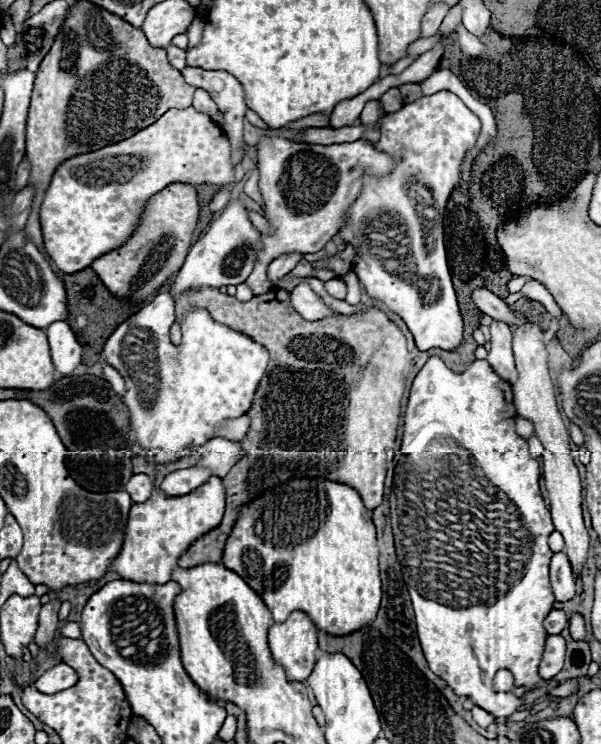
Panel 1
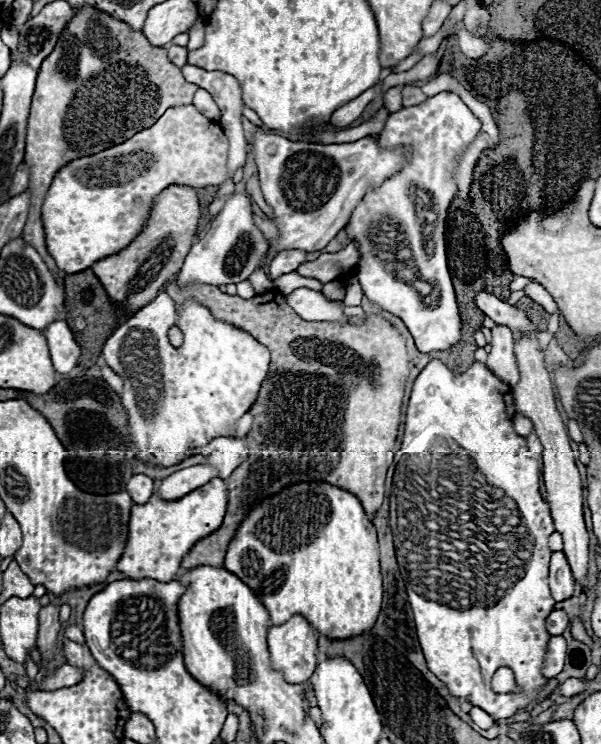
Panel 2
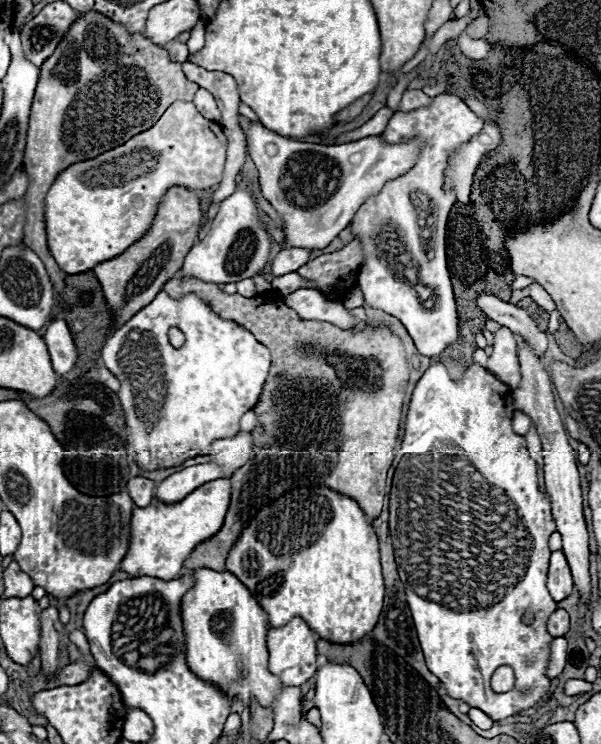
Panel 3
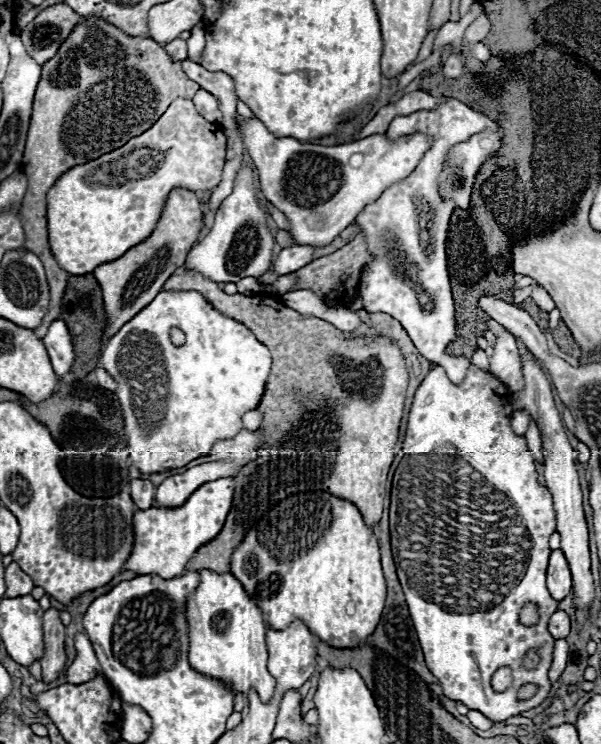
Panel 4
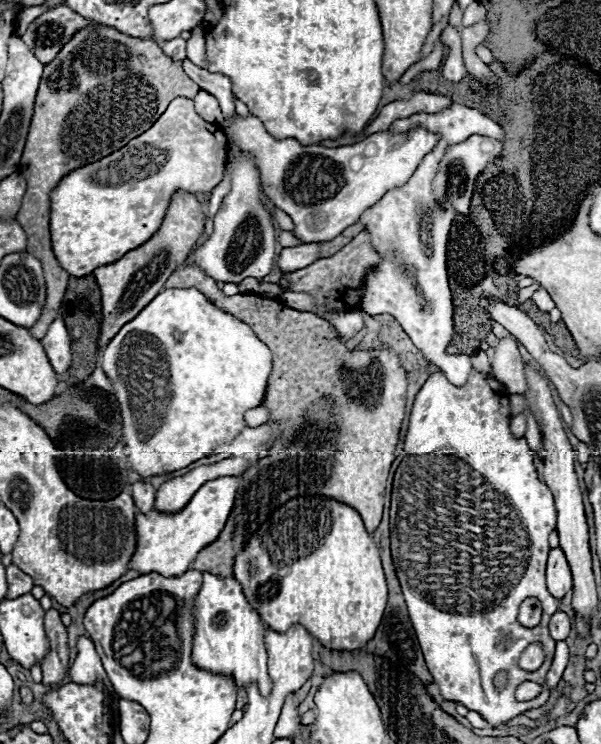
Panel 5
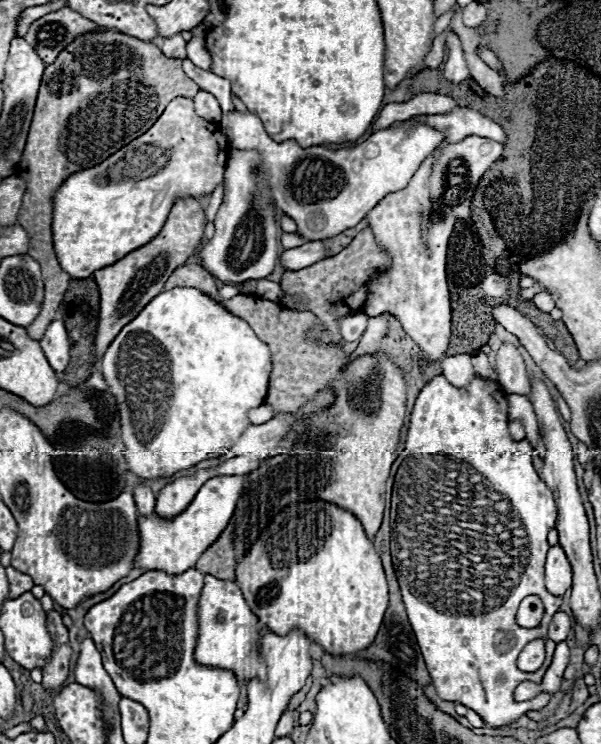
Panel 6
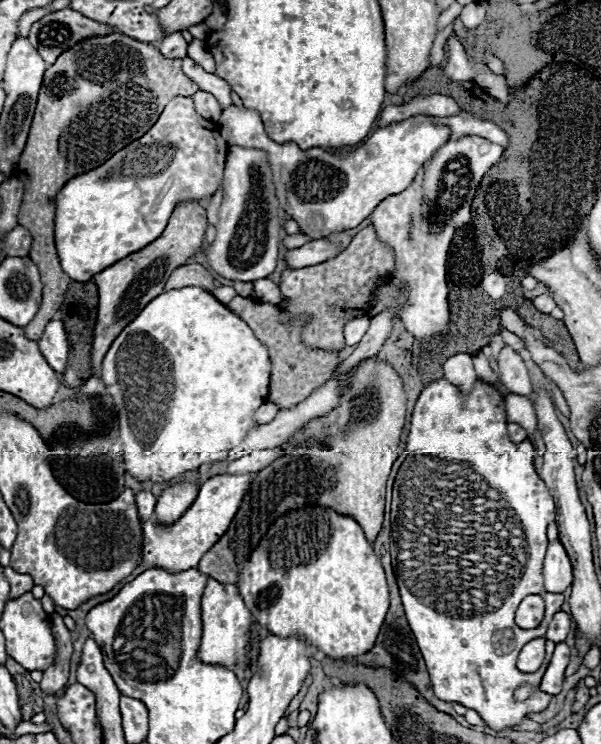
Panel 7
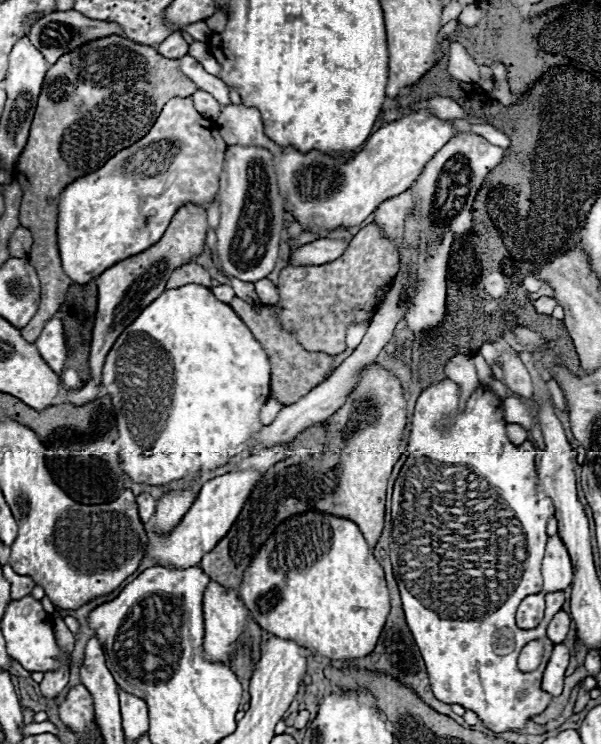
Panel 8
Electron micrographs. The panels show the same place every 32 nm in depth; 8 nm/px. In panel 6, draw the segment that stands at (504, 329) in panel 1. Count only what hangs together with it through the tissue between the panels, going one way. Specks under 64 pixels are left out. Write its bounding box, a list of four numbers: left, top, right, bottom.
[496,342,530,394]

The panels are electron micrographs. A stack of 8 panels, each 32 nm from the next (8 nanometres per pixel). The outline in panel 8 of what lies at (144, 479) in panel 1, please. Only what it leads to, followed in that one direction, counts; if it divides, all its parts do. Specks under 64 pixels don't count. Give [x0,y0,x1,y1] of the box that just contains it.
[136,492,156,522]

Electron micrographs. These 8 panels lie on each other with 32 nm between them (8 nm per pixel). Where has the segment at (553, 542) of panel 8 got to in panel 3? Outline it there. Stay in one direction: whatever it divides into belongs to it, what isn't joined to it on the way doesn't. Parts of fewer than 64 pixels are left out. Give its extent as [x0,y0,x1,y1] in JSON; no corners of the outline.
[548,550,574,602]

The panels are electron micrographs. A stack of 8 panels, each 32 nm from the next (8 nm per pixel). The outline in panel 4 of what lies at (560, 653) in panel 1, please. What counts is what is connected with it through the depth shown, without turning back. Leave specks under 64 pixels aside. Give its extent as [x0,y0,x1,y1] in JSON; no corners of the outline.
[548,638,568,682]

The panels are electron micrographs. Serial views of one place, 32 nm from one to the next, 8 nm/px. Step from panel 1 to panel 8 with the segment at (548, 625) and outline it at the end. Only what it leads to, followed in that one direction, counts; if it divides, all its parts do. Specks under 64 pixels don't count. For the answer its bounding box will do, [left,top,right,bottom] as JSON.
[548,610,570,644]

